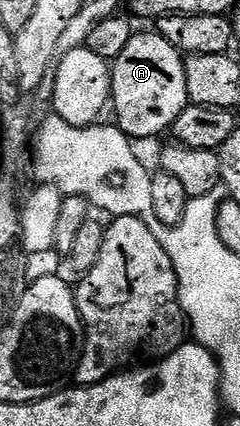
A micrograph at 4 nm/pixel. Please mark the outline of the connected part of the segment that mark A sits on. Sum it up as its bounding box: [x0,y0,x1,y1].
[111,29,190,141]

